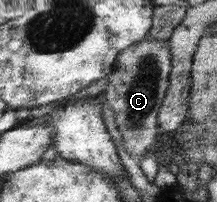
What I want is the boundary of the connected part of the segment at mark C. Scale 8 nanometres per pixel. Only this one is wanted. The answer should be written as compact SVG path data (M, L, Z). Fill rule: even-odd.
M148 36L137 45L122 51L118 55L113 72L108 76L109 84L104 90L103 98L106 98L112 107L117 131L123 139L124 151L128 152L129 156L138 163L141 161L136 158L143 154L148 156L148 148L156 142L156 136L158 136L158 115L162 105L165 103L165 98L169 91L168 86L171 85L172 55L169 40L158 40Z

